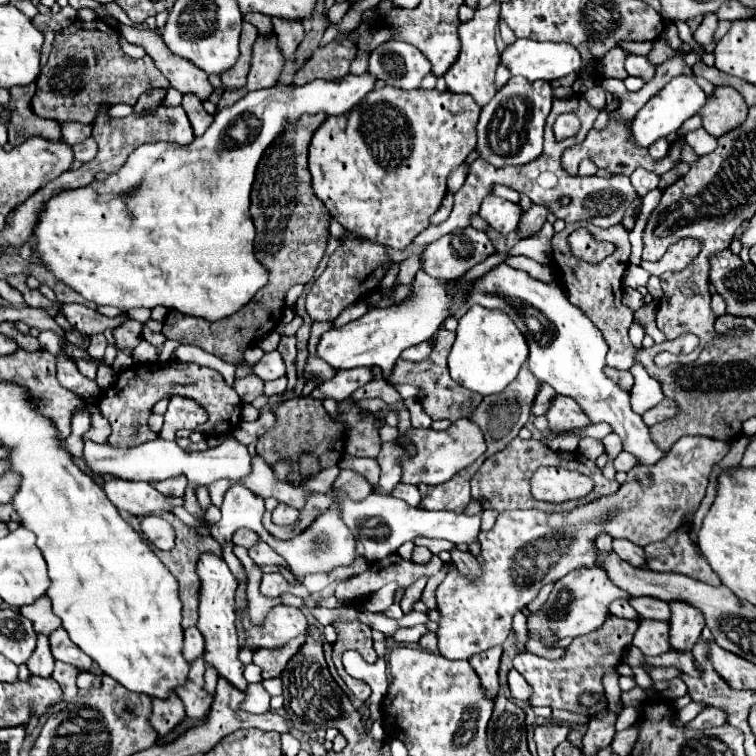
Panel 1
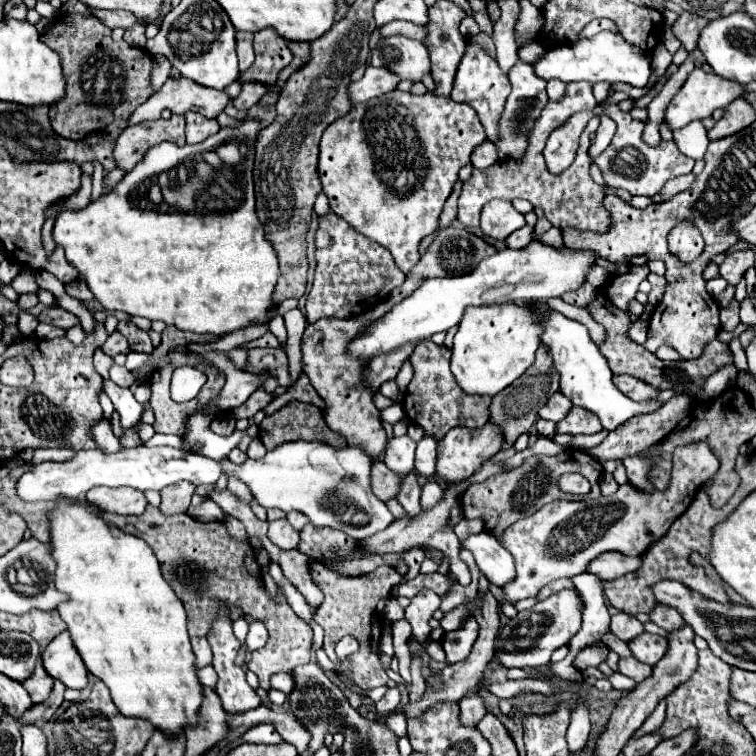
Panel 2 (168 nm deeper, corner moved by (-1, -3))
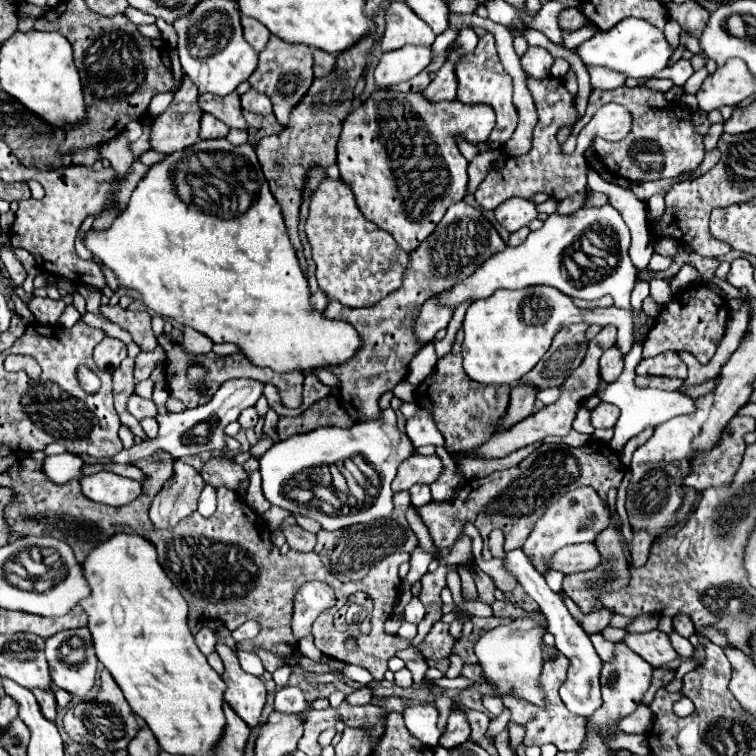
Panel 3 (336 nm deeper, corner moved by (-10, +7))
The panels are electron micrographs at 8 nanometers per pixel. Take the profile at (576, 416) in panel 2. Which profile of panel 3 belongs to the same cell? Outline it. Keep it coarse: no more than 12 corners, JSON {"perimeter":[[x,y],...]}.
{"perimeter":[[600,402],[590,410],[594,428],[612,428],[620,410]]}

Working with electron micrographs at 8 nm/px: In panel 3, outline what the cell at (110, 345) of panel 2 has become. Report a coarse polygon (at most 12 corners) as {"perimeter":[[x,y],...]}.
{"perimeter":[[106,336],[94,348],[100,370],[114,372],[126,358],[126,344]]}

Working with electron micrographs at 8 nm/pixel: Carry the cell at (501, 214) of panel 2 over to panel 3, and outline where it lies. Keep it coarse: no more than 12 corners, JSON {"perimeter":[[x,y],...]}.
{"perimeter":[[508,198],[494,210],[508,232],[528,226],[538,216],[534,202]]}

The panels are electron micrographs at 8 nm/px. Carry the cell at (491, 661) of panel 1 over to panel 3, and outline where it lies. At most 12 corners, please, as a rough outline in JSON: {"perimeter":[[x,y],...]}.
{"perimeter":[[454,708],[440,746],[450,748],[470,738],[466,712]]}

